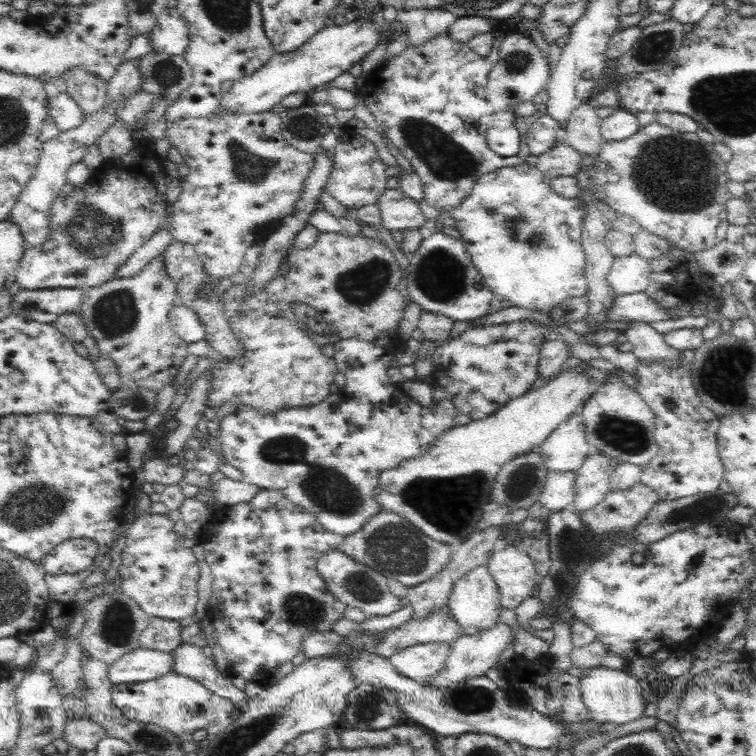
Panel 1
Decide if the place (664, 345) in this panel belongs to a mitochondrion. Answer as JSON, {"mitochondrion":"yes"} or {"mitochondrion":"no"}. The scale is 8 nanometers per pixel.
{"mitochondrion":"no"}

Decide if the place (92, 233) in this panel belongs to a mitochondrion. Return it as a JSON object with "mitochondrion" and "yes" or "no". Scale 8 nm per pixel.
{"mitochondrion":"yes"}

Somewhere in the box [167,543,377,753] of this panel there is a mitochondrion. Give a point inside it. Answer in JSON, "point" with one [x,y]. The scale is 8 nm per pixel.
{"point":[304,610]}

